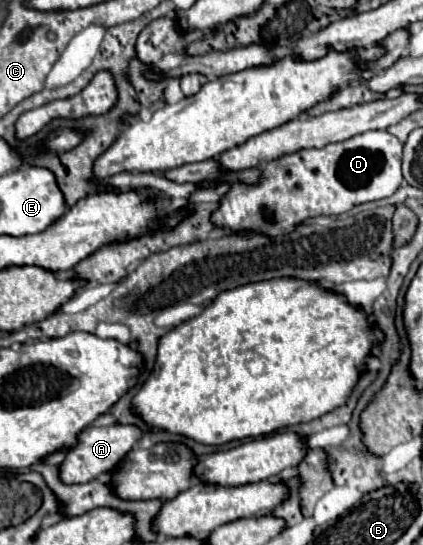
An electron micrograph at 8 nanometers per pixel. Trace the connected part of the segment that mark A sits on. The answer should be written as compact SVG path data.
M103 426L103 428L85 428L77 436L77 444L67 450L65 460L59 466L59 480L63 484L81 484L89 482L101 474L107 474L117 468L123 456L133 448L133 444L141 438L141 430L135 426Z

